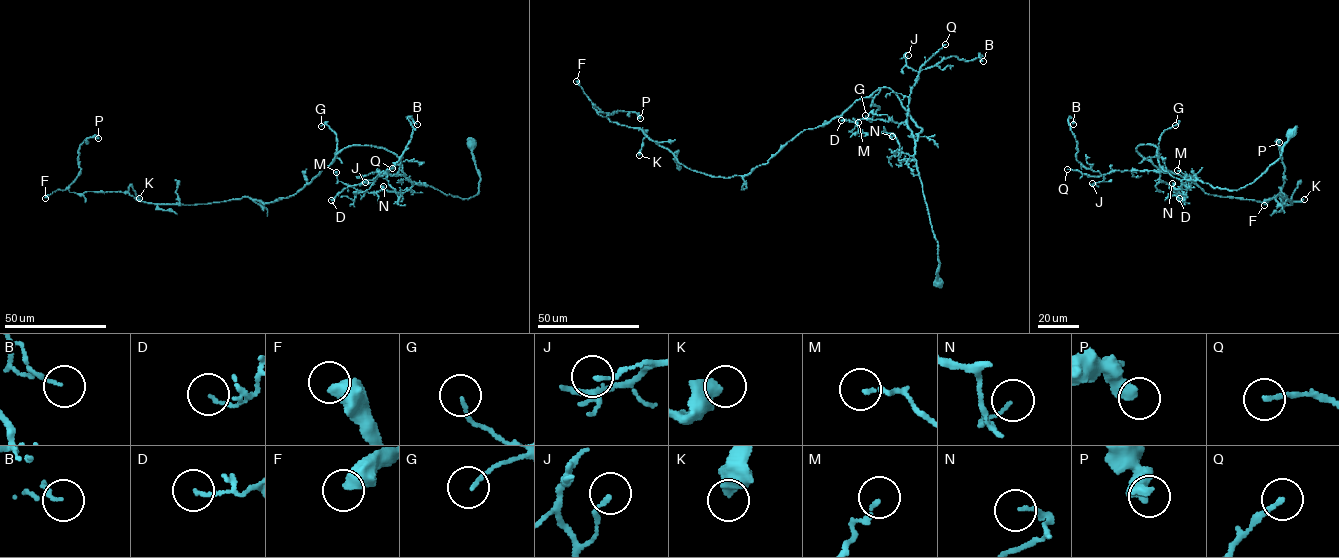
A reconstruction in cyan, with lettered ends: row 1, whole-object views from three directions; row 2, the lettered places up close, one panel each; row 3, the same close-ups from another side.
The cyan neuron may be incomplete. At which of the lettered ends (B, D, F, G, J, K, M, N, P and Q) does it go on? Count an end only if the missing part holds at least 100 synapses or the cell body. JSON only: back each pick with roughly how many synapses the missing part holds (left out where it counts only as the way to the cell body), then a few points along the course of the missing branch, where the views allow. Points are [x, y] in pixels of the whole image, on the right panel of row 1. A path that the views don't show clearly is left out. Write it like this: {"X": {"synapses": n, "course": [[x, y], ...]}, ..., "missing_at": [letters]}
{"missing_at": []}

